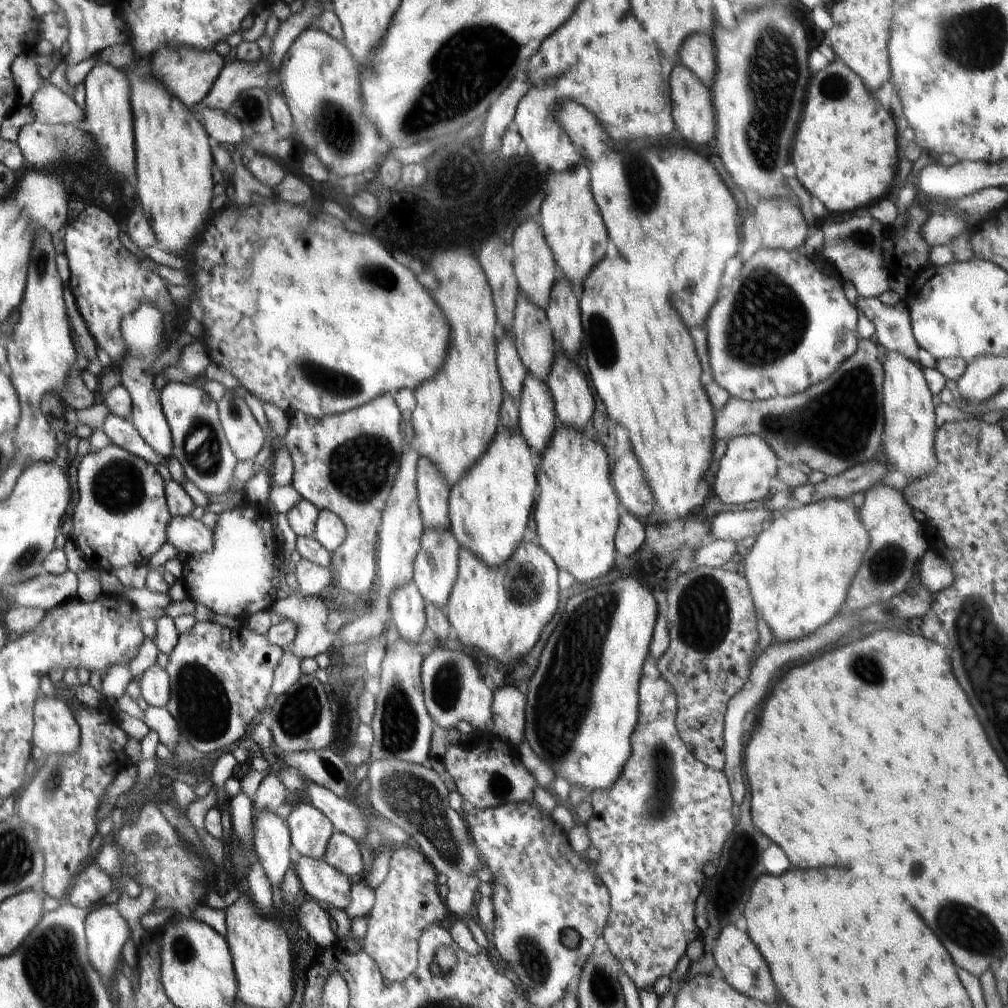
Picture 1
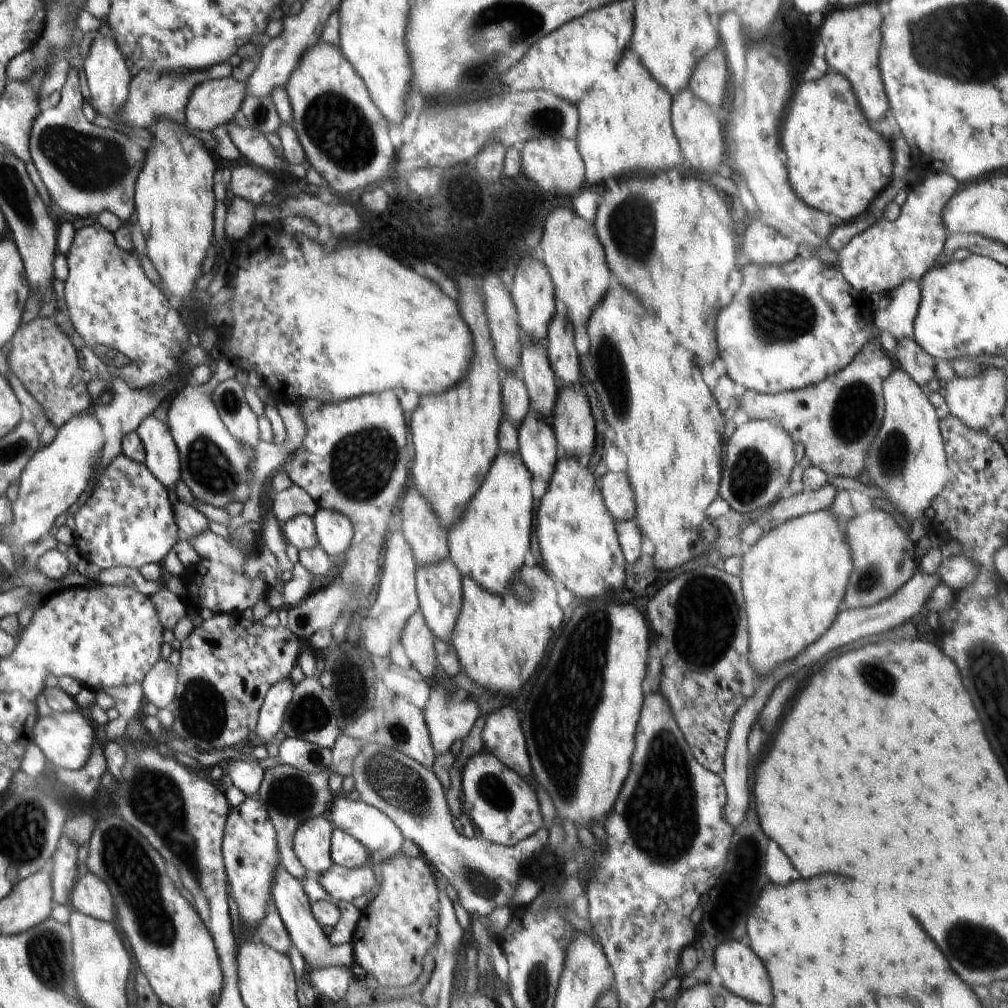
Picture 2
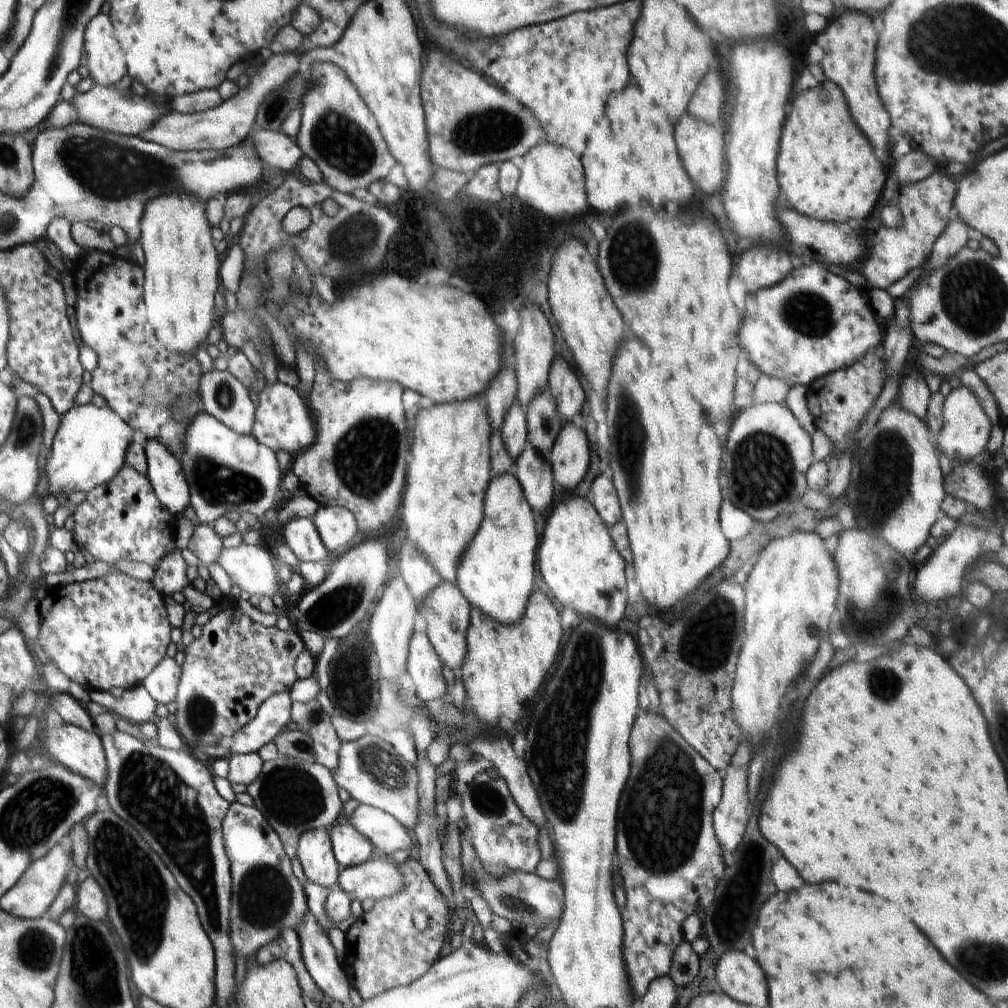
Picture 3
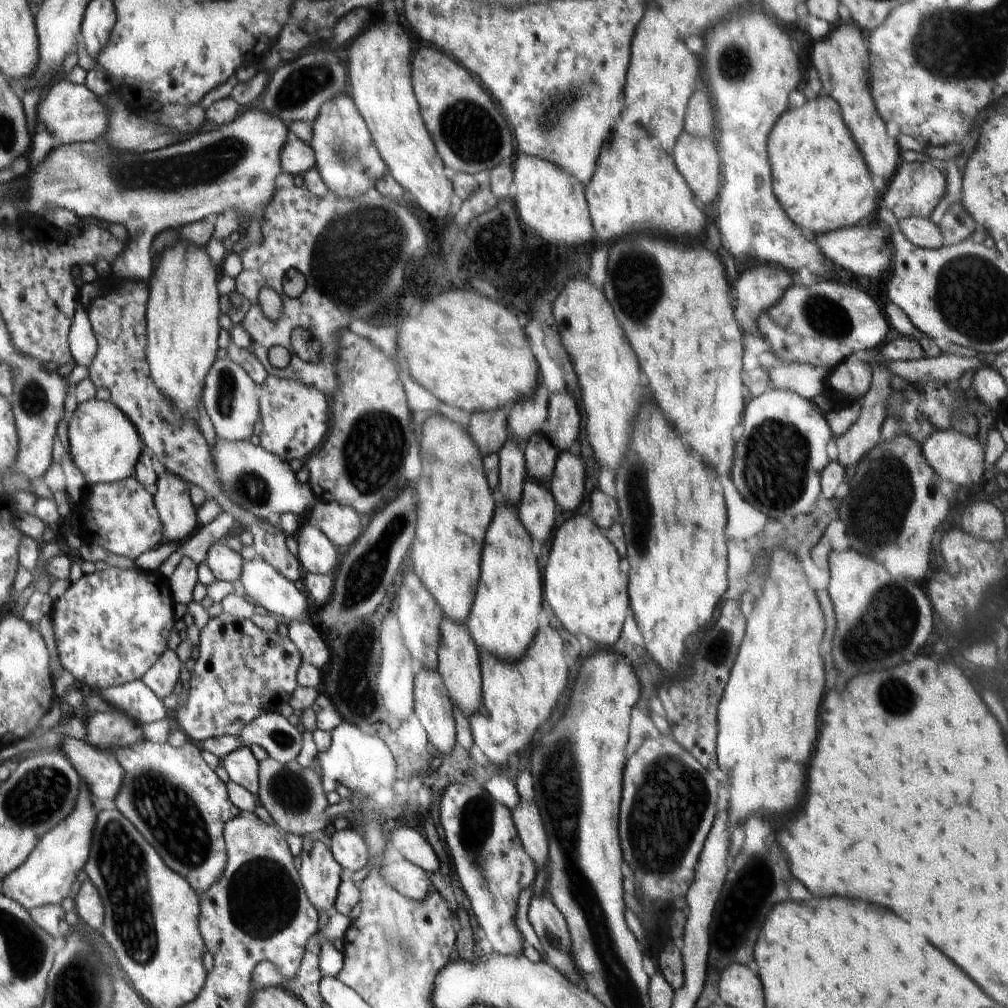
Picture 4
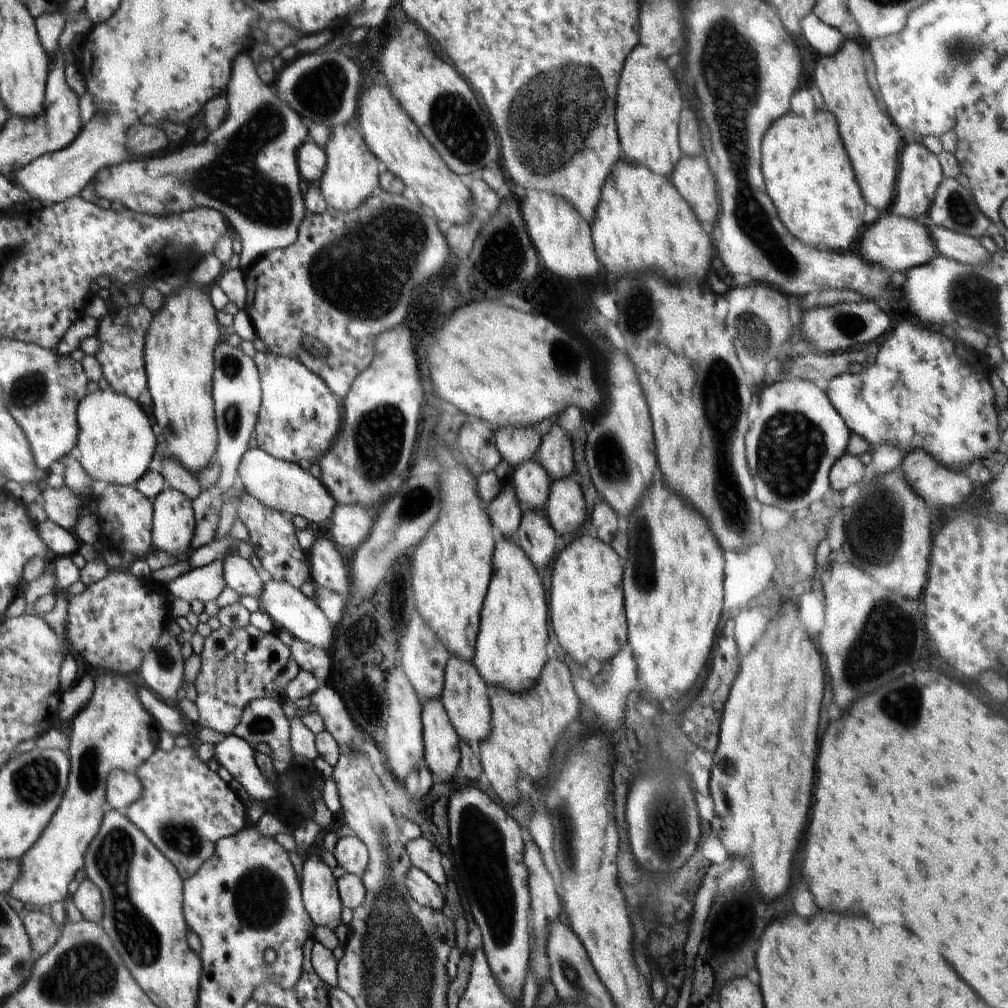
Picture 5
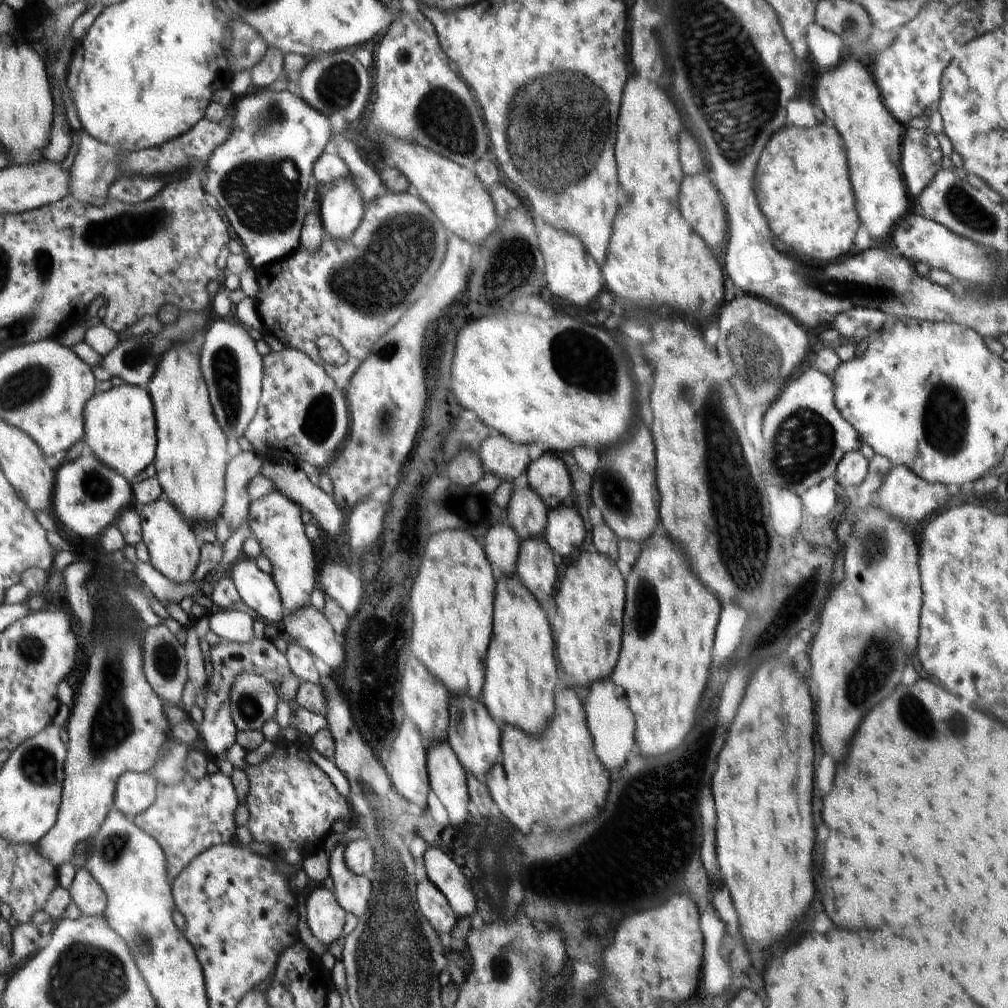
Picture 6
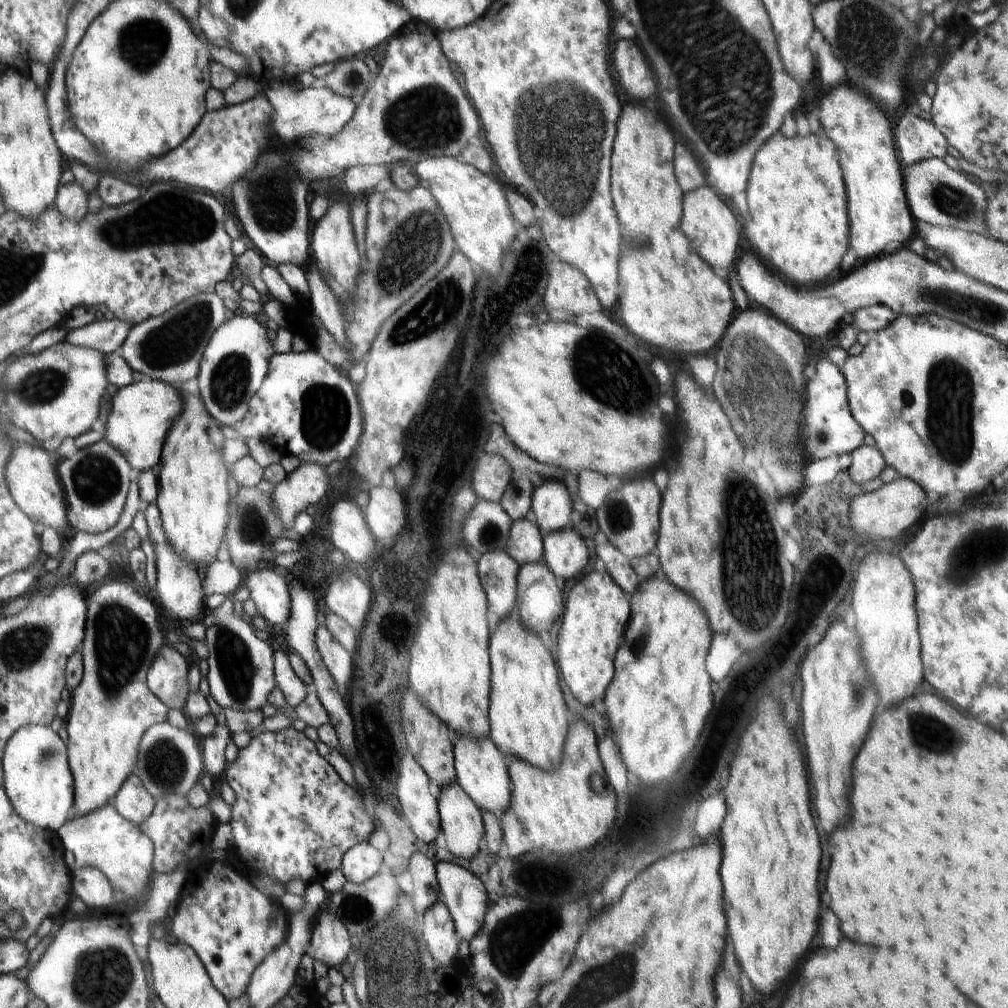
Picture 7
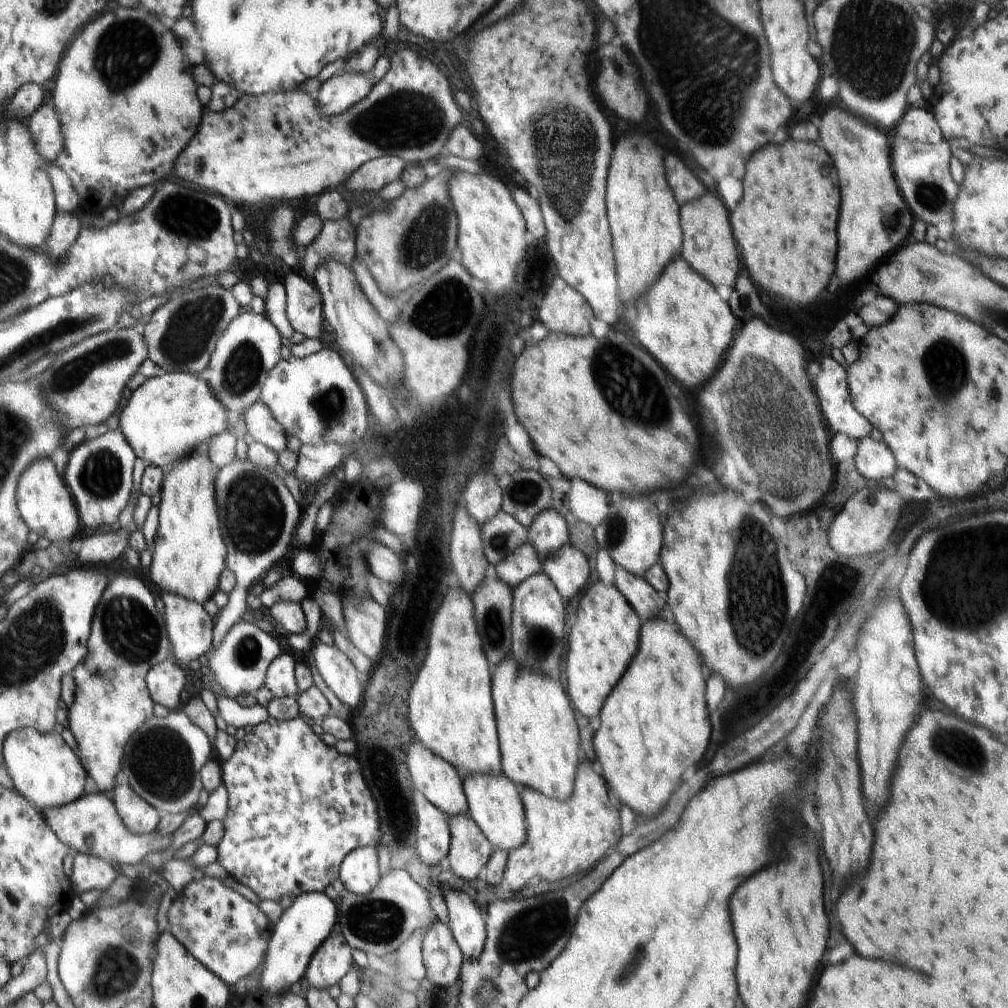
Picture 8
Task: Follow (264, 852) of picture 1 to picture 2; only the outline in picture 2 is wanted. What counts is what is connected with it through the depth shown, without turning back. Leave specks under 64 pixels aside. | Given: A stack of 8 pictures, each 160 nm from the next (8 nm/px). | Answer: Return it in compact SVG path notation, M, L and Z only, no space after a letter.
M278 861L275 875L271 884L272 900L274 906L278 909L280 918L283 920L284 926L288 931L289 939L292 940L294 946L300 950L303 959L308 961L308 964L313 969L319 969L327 966L335 967L352 967L354 961L353 948L350 943L332 947L328 941L328 937L322 931L322 927L316 922L312 914L311 903L301 882L296 880Z

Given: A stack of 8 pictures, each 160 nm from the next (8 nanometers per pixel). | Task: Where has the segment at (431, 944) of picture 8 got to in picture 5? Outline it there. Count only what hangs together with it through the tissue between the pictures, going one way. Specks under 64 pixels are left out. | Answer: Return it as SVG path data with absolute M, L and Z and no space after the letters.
M411 866L408 869L406 878L406 886L410 896L421 905L437 911L446 910L445 908L445 892L444 886L439 886L425 872L419 868Z

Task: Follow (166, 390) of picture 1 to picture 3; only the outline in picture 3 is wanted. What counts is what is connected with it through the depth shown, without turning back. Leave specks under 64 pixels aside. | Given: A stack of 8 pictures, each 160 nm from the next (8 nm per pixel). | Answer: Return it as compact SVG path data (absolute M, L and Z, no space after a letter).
M200 410L199 414L188 426L186 434L186 451L178 456L186 470L186 479L191 486L191 503L197 519L214 527L215 520L226 512L234 511L255 519L270 509L279 508L285 500L280 484L283 475L280 470L275 451L265 444L259 443L251 434L241 435L234 432L216 417Z

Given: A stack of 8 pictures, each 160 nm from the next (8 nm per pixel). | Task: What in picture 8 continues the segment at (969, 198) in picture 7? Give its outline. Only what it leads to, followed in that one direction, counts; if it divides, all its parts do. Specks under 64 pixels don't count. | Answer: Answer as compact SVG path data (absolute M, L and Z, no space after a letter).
M896 140L892 146L892 170L898 180L898 188L907 207L914 216L918 216L926 224L952 222L950 216L952 204L958 196L958 184L954 182L950 172L950 159L954 150L948 144L926 145L916 140Z

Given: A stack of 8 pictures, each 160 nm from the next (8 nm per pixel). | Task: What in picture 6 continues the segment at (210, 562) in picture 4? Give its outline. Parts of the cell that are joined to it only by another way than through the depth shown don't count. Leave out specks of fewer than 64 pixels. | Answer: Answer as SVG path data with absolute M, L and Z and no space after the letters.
M246 556L234 564L227 575L232 578L246 609L256 610L258 618L266 623L280 625L284 608L270 573L264 573L253 558Z

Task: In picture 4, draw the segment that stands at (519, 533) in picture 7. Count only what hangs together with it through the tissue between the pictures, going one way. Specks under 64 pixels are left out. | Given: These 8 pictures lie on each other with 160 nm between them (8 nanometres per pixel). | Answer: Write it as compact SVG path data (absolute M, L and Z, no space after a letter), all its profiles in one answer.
M541 434L532 436L524 445L523 451L527 479L548 485L560 452Z

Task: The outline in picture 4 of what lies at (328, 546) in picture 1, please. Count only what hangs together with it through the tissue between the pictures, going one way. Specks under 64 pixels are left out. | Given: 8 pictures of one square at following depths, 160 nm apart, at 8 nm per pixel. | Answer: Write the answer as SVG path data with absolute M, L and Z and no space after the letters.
M315 500L310 516L315 526L342 551L347 550L360 536L360 515L352 506Z

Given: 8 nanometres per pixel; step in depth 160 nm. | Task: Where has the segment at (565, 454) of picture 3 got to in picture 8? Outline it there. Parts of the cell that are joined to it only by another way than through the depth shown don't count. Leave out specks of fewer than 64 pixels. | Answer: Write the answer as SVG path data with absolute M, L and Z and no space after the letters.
M570 544L548 556L548 560L542 561L542 571L558 588L562 598L572 598L579 594L590 576L586 556Z

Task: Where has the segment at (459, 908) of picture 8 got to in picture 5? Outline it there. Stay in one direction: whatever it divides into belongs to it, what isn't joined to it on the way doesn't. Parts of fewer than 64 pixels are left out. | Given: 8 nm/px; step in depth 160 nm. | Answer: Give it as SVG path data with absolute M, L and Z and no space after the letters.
M423 837L409 840L406 843L406 854L410 859L411 866L425 872L439 886L444 886L447 876L445 866L441 863L441 852L428 838Z

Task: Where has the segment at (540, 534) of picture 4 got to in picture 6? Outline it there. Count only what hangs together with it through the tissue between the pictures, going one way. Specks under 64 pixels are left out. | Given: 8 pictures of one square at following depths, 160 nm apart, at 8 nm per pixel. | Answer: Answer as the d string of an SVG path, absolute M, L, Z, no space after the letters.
M543 535L535 539L522 539L520 542L514 574L542 604L542 600L554 590L556 584L556 554Z

